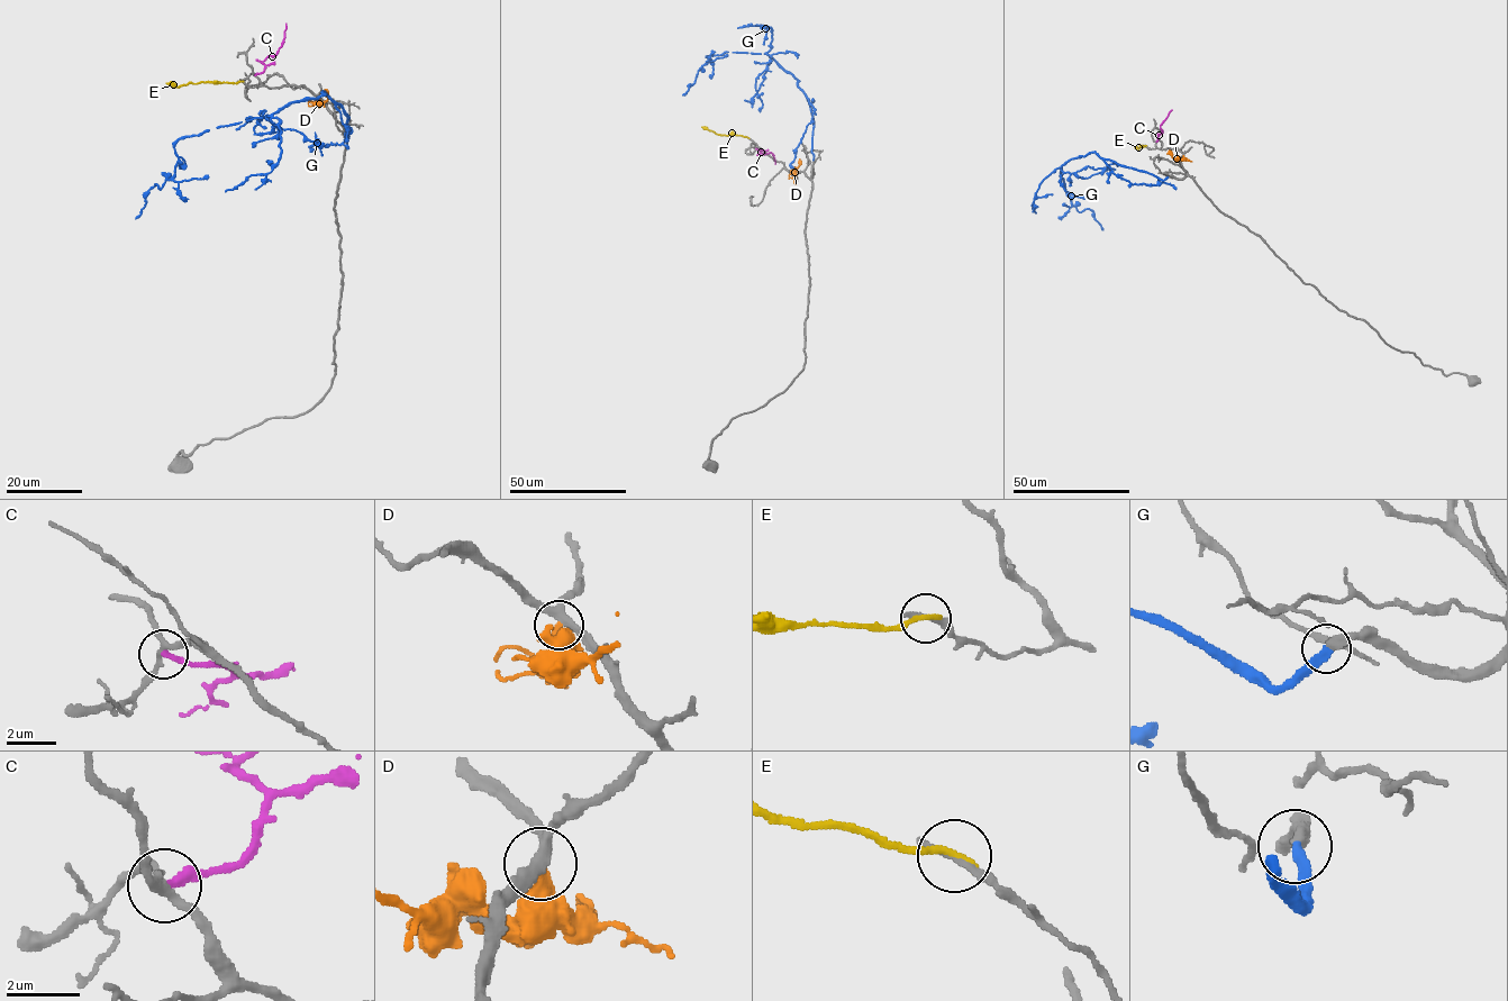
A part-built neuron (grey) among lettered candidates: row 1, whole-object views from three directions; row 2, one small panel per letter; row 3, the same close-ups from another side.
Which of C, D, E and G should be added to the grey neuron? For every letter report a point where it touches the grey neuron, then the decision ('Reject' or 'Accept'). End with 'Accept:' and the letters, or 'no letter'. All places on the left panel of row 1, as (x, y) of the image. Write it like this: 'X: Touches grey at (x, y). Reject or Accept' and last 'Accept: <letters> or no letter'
C: Touches grey at (254, 74). Reject
D: Touches grey at (317, 98). Reject
E: Touches grey at (241, 81). Reject
G: Touches grey at (347, 132). Accept
Accept: G

